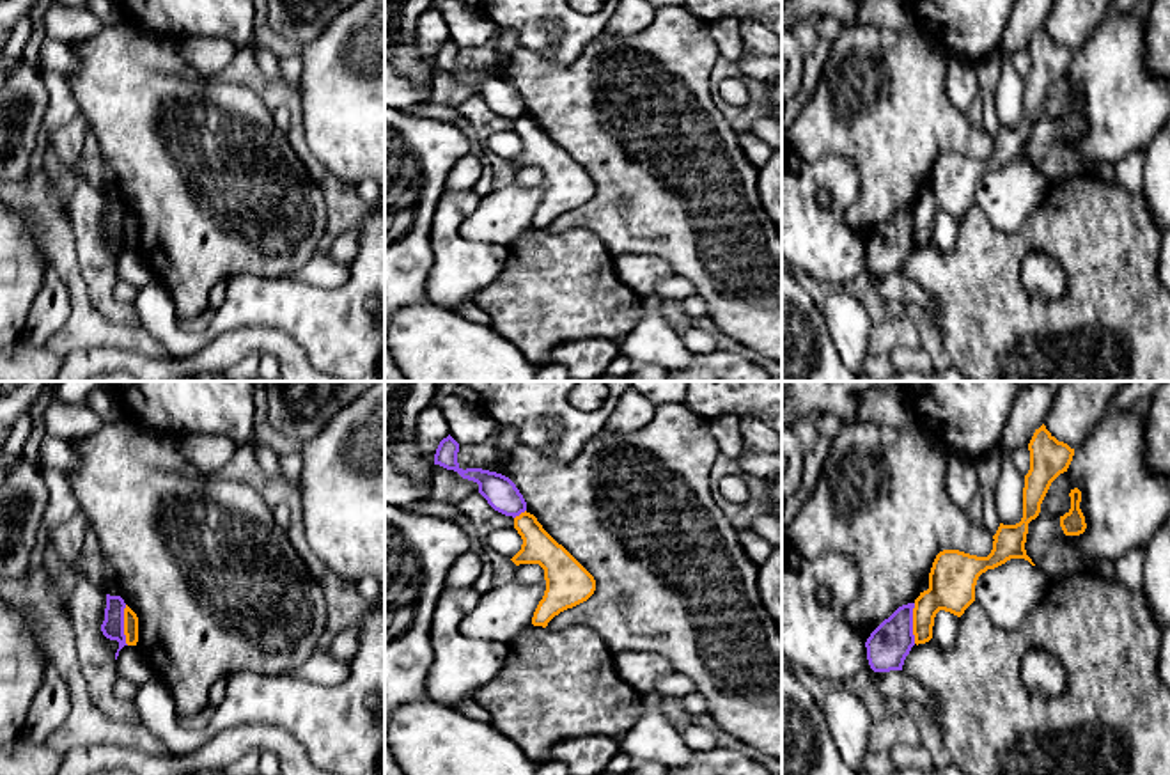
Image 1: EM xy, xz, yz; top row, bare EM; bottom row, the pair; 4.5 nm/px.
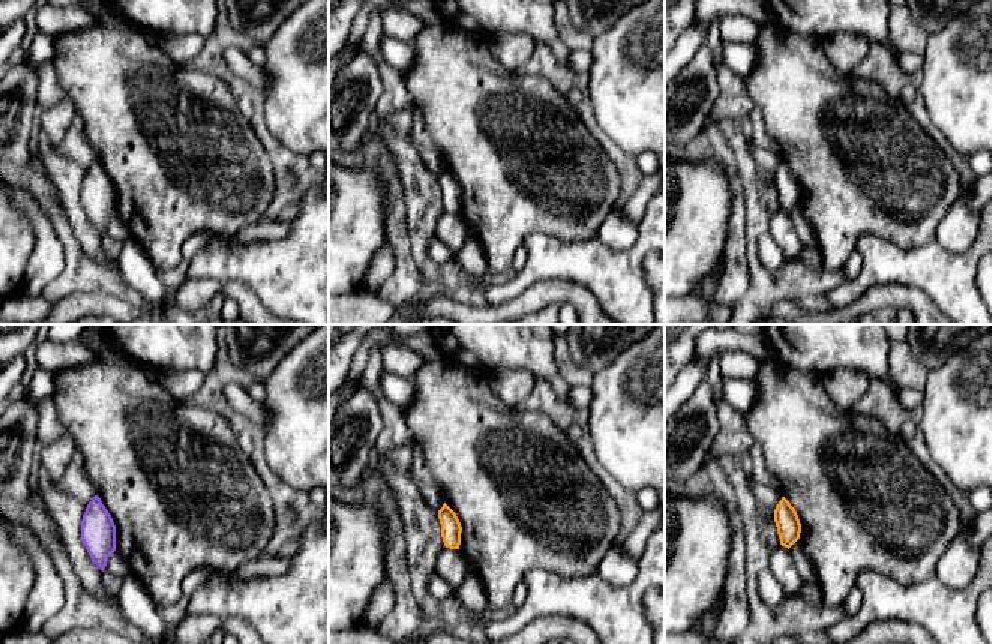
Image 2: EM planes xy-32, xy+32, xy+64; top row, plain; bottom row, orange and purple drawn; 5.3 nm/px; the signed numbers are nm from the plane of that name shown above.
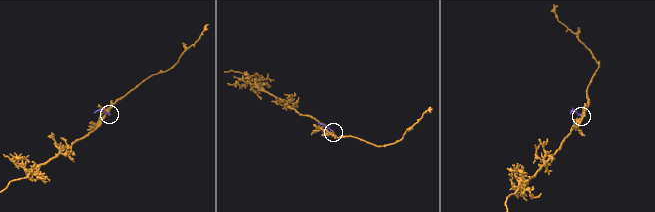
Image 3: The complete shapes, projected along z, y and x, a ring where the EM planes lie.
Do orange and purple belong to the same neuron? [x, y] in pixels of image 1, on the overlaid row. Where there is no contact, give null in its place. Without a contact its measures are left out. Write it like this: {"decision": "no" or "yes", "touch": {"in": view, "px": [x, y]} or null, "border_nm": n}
{"decision": "no", "touch": {"in": "xy", "px": [124, 625]}, "border_nm": 180}

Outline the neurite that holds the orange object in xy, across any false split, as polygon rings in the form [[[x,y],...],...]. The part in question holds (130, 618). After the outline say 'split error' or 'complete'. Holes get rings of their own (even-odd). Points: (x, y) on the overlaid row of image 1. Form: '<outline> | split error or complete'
[[[128,605],[124,608],[124,635],[126,635],[128,646],[136,646],[136,642],[138,642],[138,617]]] | complete

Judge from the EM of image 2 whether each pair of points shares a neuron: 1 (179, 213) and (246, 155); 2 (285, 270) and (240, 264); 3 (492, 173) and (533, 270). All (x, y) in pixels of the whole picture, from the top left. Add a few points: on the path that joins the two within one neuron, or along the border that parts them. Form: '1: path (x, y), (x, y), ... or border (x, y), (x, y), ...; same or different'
1: path (195, 197), (215, 177), (224, 177), (230, 171); same
2: path (275, 269), (251, 264); same
3: border (556, 237), (547, 233), (530, 233), (521, 245); different

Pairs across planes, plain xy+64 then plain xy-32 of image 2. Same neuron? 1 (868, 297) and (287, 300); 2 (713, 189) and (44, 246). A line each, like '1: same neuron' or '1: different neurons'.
1: different neurons
2: different neurons

